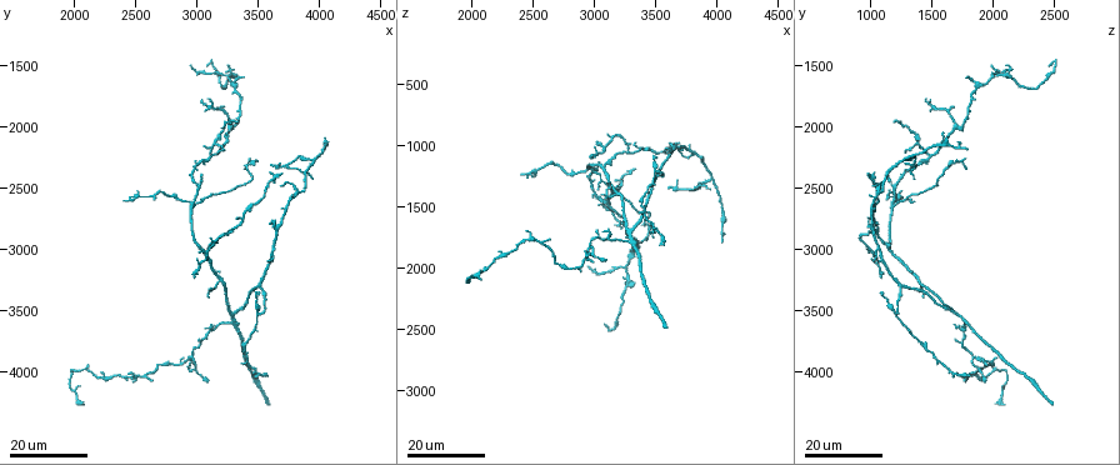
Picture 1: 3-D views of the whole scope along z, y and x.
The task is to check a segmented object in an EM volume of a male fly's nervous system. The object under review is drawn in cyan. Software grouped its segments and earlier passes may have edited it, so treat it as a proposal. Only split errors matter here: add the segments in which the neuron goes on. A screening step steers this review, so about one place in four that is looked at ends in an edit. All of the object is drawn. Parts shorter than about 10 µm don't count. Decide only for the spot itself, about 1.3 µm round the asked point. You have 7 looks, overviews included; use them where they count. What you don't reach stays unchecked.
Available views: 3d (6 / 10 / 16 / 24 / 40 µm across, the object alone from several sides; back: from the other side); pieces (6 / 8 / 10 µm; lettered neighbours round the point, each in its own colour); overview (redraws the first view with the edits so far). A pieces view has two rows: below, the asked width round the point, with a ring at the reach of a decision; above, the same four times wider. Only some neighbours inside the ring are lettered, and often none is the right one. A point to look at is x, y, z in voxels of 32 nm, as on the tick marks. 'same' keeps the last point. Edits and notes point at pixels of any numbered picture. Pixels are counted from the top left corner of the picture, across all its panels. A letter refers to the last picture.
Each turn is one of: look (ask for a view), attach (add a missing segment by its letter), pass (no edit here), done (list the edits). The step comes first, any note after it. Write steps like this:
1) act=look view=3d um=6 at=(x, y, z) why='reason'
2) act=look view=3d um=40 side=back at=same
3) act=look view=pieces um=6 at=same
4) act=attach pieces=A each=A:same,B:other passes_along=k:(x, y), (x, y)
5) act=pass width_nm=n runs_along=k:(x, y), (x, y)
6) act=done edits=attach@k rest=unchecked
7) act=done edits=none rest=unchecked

act=look view=3d um=24 at=(3580, 4260, 2500) why='free end'

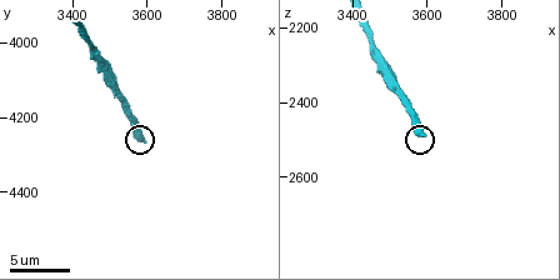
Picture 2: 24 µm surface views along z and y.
act=look view=pieces um=10 at=(3590, 4260, 2490) why='what lies round it'

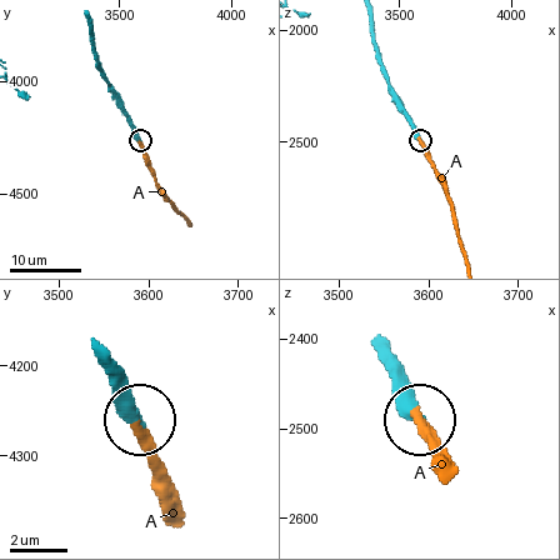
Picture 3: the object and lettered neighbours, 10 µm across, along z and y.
act=attach pieces=A width_nm=410 each=A:same found='it goes on there'

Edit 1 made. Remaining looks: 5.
act=look view=overview

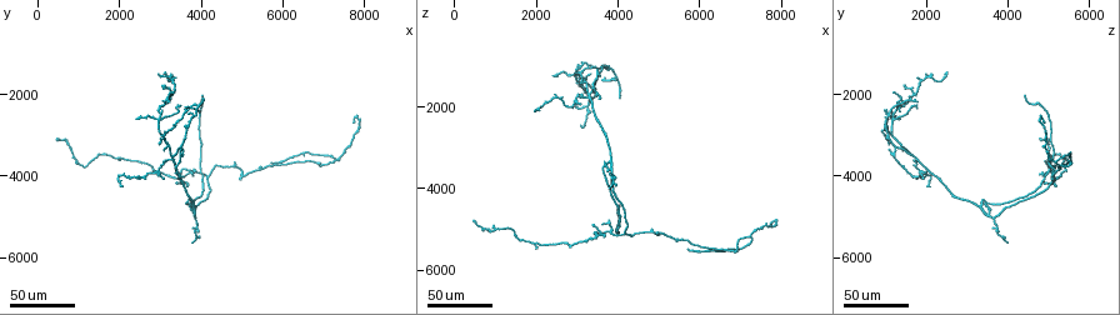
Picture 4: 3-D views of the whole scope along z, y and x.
act=look view=3d um=16 at=(3620, 2760, 1000) why='tapers out'

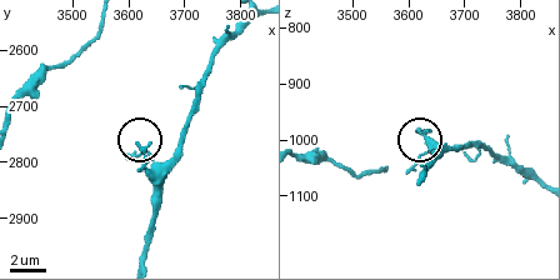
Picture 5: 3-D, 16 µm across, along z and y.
act=look view=pieces um=10 at=same why='see the neighbours'

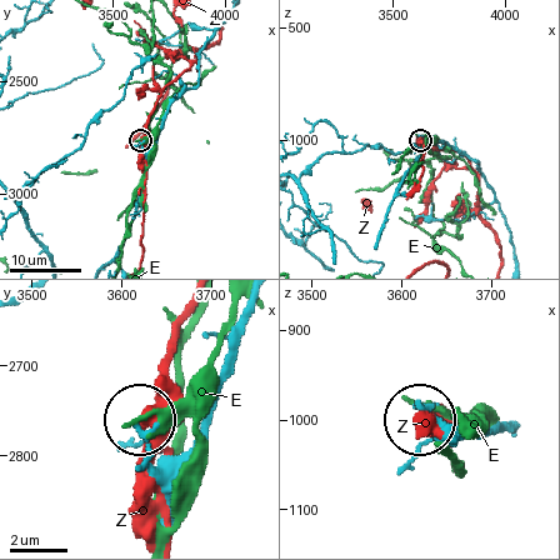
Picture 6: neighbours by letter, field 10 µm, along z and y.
act=pass each=E:other,Z:other found='no lettered segment goes on from it'

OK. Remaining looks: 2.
act=look view=3d um=16 at=(3340, 1940, 1200) why='tapers out'

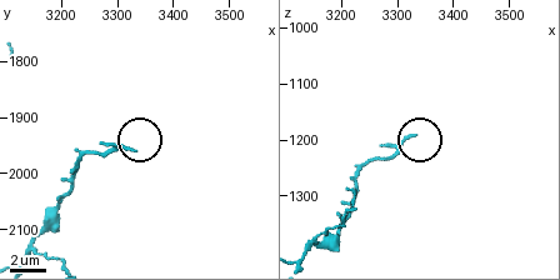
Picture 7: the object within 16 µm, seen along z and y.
act=look view=pieces um=6 at=(3330, 1965, 1190)

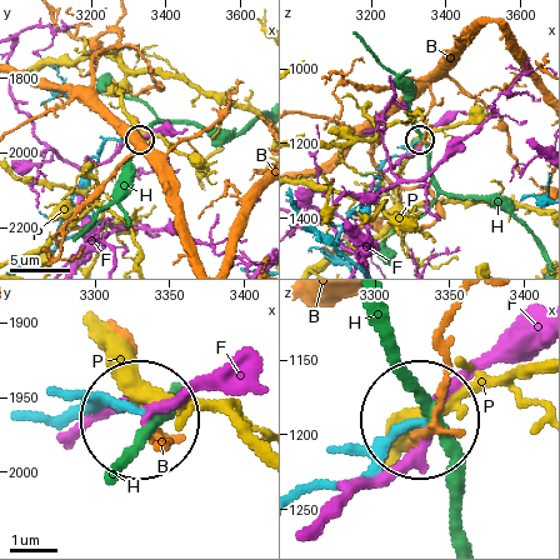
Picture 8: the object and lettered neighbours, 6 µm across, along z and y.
act=pass each=B:other,F:other,H:other,P:other runs_along=8:(56, 415), (91, 403), (135, 411) found='no lettered segment goes on from it'

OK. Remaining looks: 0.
act=done edits=attach@3 rest=unchecked

